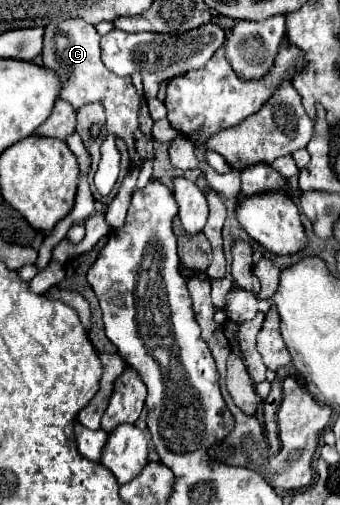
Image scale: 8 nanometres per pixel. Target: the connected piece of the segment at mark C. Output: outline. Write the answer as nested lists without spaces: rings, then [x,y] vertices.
[[[81,18],[49,22],[45,28],[45,48],[43,48],[43,64],[57,72],[61,78],[61,92],[59,98],[67,100],[75,110],[89,102],[99,102],[107,114],[107,130],[115,132],[119,138],[125,140],[129,158],[133,166],[141,166],[149,160],[155,160],[153,140],[139,130],[139,114],[141,114],[141,96],[133,88],[131,78],[119,78],[105,68],[101,60],[99,48],[99,34],[95,26],[87,24]]]

